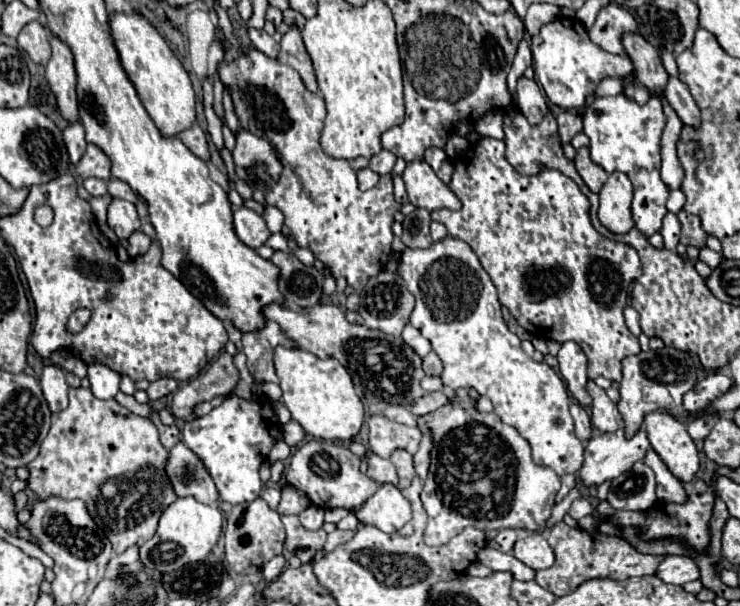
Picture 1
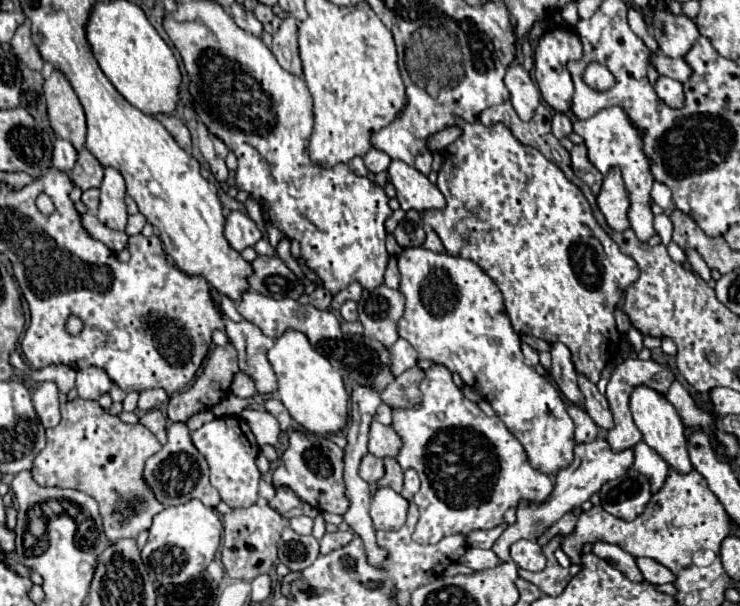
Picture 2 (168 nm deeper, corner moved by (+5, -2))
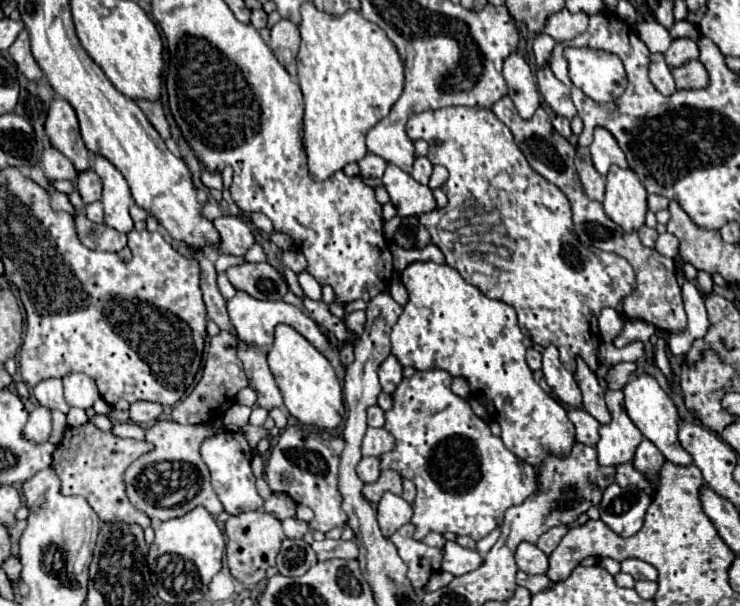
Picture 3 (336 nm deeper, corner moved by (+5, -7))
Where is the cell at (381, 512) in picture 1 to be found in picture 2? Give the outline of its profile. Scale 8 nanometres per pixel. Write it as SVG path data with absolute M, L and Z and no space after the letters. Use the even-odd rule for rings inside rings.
M377 488L371 498L371 518L375 530L399 530L405 524L409 502L393 488Z

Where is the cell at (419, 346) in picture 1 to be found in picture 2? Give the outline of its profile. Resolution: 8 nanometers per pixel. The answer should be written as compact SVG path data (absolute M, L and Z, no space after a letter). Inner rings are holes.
M399 338L399 340L393 344L391 352L393 352L393 374L395 374L395 376L399 376L399 374L405 372L407 368L415 366L417 360L419 360L417 350L415 350L405 338Z

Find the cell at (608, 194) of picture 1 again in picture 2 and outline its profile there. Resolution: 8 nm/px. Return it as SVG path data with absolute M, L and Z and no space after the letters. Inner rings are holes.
M611 168L603 178L603 186L597 196L597 206L603 212L609 228L613 228L615 232L623 232L629 228L629 220L627 220L629 198L619 168Z

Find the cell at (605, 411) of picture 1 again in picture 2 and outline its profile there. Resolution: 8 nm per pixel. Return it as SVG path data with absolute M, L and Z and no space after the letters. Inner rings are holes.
M579 376L579 390L585 396L585 410L591 416L591 420L601 430L611 430L613 428L613 416L611 416L607 398L603 394L599 394L597 386L591 384L585 376Z

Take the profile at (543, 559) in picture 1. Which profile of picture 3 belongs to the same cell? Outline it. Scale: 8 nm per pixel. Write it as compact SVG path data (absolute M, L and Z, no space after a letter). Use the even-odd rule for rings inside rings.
M521 543L517 547L517 553L515 553L515 561L517 561L517 567L529 575L537 575L537 573L547 573L547 555L537 549L535 545L531 543Z

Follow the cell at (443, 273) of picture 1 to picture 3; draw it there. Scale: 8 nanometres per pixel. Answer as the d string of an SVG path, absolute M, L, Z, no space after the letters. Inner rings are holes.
M411 263L403 273L401 281L409 291L409 301L403 307L403 313L399 321L393 325L391 331L391 355L397 357L397 361L403 367L415 367L417 371L429 371L429 369L443 369L451 373L451 377L463 377L467 379L471 393L475 397L483 397L481 401L493 421L501 425L501 437L509 451L513 451L519 459L539 469L541 461L549 453L565 455L575 443L573 437L573 423L569 421L565 409L561 403L551 399L533 379L533 373L525 361L525 351L533 345L531 339L527 339L519 325L517 325L517 313L511 305L503 301L493 301L485 297L477 287L469 285L457 269L449 265L437 265L437 263Z

